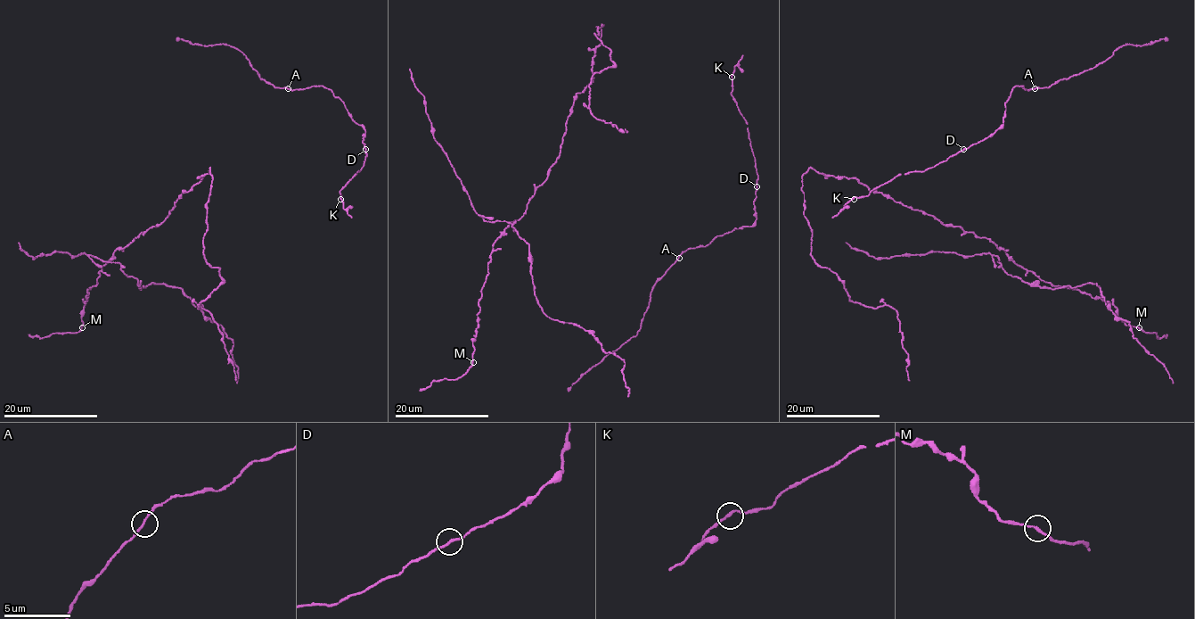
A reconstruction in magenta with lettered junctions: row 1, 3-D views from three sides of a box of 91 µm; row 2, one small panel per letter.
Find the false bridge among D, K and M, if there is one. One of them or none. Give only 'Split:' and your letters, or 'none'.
Split: none

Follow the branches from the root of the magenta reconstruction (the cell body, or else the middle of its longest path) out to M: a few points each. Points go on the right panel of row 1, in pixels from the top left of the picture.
M: (821, 173), (855, 177), (870, 192), (986, 237), (1043, 281), (1101, 297), (1127, 325), (1139, 327)

